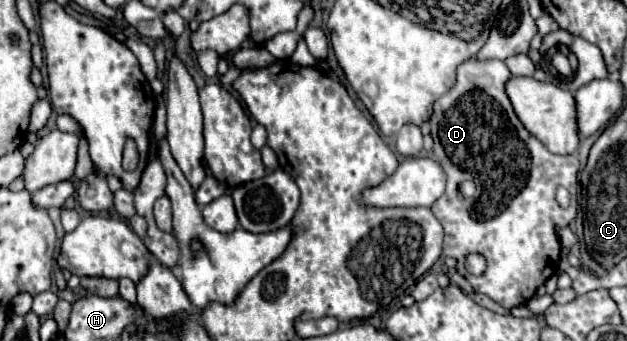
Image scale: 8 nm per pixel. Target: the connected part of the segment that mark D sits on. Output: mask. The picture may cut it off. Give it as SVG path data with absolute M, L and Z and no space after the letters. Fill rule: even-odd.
M468 58L456 68L454 88L436 102L434 114L430 118L434 158L444 168L448 186L446 192L432 204L432 212L444 226L442 252L444 256L458 260L458 274L468 278L476 292L490 296L504 308L514 308L526 304L536 294L536 288L542 286L558 268L560 240L556 226L570 224L576 218L580 162L576 156L556 156L548 152L548 148L536 140L524 128L524 124L520 124L504 92L504 80L508 80L508 76L510 70L502 60ZM558 186L568 188L572 196L568 208L560 208L554 198L554 190ZM474 252L486 258L486 272L482 276L472 276L466 270L466 256Z

